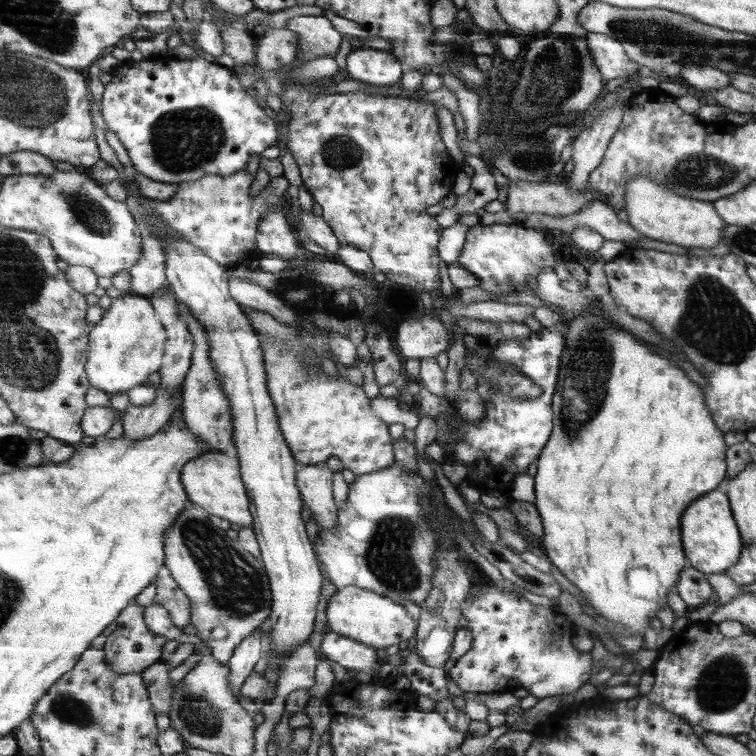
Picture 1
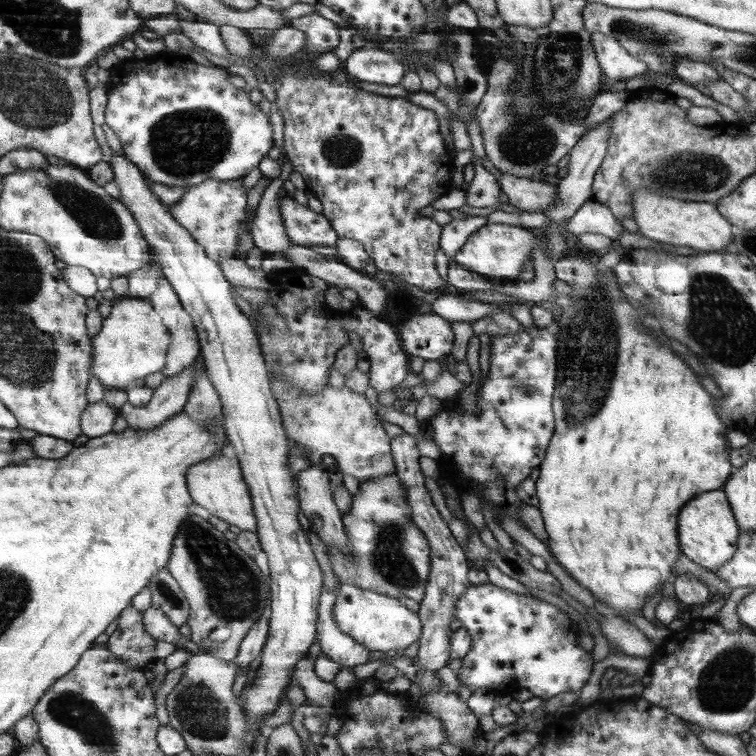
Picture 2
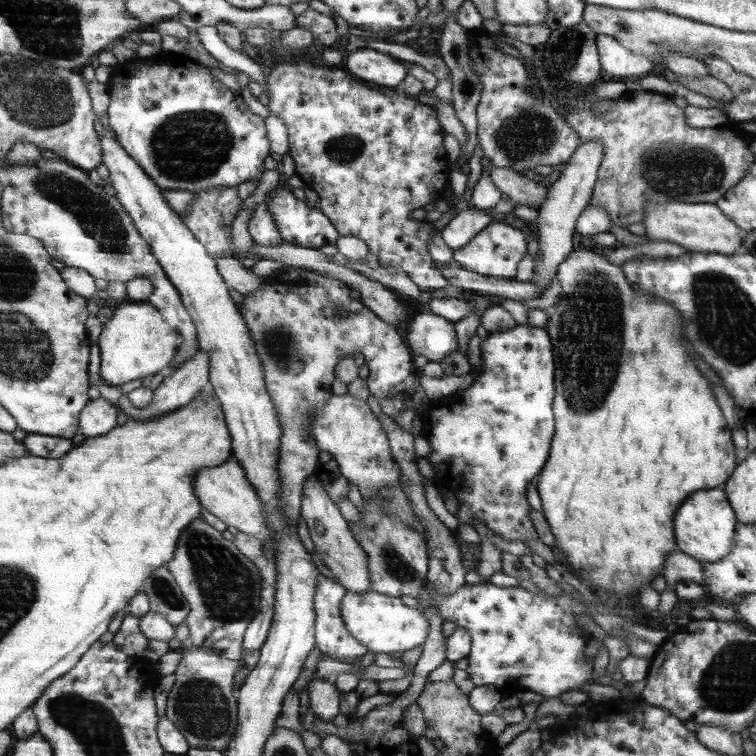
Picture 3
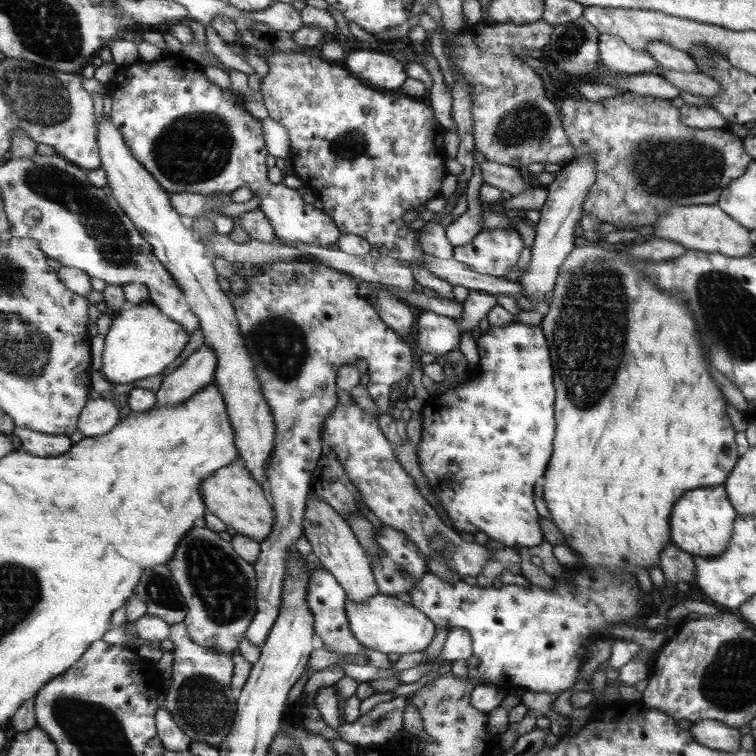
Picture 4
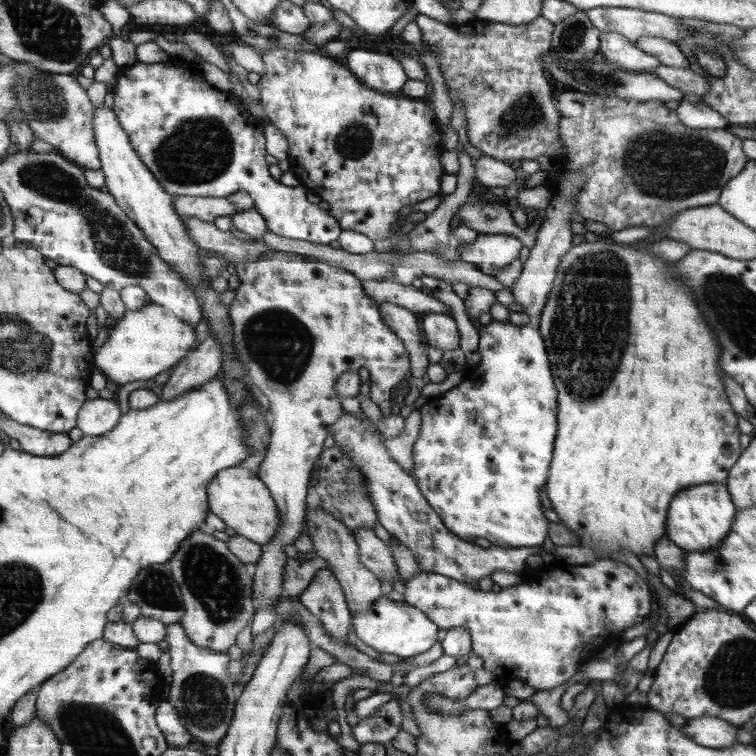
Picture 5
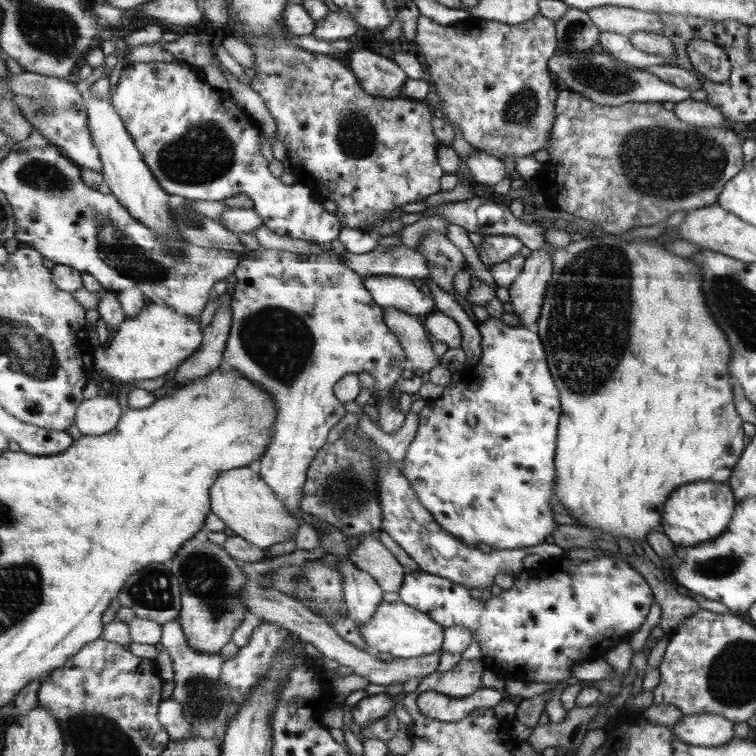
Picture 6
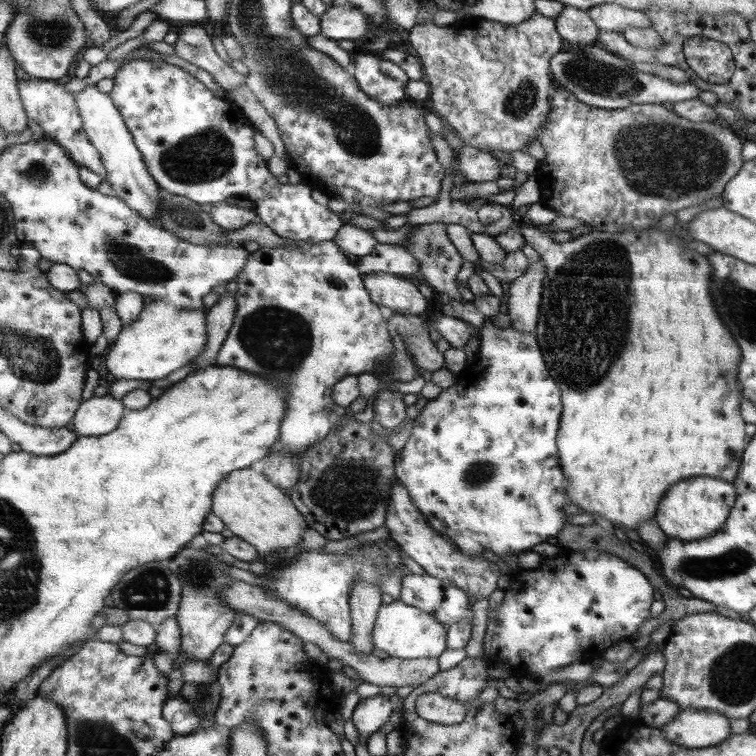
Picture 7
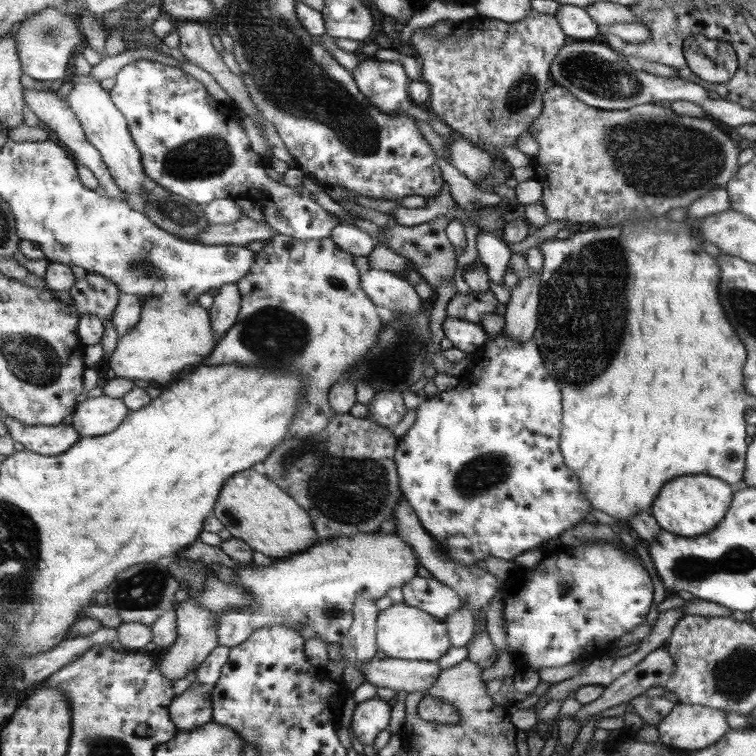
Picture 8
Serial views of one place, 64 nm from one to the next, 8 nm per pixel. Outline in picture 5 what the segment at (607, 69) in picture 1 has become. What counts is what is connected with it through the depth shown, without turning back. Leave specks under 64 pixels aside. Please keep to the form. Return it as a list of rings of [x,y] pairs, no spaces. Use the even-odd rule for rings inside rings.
[[[600,33],[598,56],[625,71],[649,73],[660,65],[655,57],[641,52],[619,33]]]

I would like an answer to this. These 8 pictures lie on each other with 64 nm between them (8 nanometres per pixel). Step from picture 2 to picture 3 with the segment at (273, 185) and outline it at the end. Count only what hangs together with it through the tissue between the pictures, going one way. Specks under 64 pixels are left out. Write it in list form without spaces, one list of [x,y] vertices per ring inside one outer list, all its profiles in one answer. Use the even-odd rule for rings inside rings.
[[[267,196],[265,201],[258,204],[251,213],[247,222],[247,231],[258,246],[276,246],[283,243],[277,233],[275,222],[267,210]]]

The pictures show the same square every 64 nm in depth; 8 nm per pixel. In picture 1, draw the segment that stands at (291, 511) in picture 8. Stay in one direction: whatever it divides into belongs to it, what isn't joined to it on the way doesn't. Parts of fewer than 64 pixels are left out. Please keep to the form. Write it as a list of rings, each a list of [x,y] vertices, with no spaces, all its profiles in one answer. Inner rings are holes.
[[[207,450],[204,454],[199,454],[197,458],[189,460],[181,468],[181,485],[191,504],[197,504],[205,509],[209,515],[213,515],[231,524],[239,524],[240,527],[251,527],[252,513],[249,496],[245,494],[244,484],[239,478],[239,468],[237,457],[227,457],[223,452]]]

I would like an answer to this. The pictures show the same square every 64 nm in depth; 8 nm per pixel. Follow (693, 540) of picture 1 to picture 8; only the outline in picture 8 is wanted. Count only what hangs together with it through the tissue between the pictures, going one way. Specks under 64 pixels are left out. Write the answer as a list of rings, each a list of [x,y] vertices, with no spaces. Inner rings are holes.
[[[681,475],[665,483],[650,508],[651,516],[660,529],[682,537],[695,537],[717,526],[732,503],[733,493],[741,483],[727,484],[707,475]]]

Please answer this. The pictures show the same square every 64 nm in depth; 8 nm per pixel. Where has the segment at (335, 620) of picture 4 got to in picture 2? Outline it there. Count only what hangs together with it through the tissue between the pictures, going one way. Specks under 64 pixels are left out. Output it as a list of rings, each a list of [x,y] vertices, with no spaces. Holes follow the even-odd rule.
[[[335,588],[330,591],[322,590],[316,611],[316,640],[325,657],[352,670],[355,666],[369,661],[369,650],[337,627],[332,610],[335,604]]]

